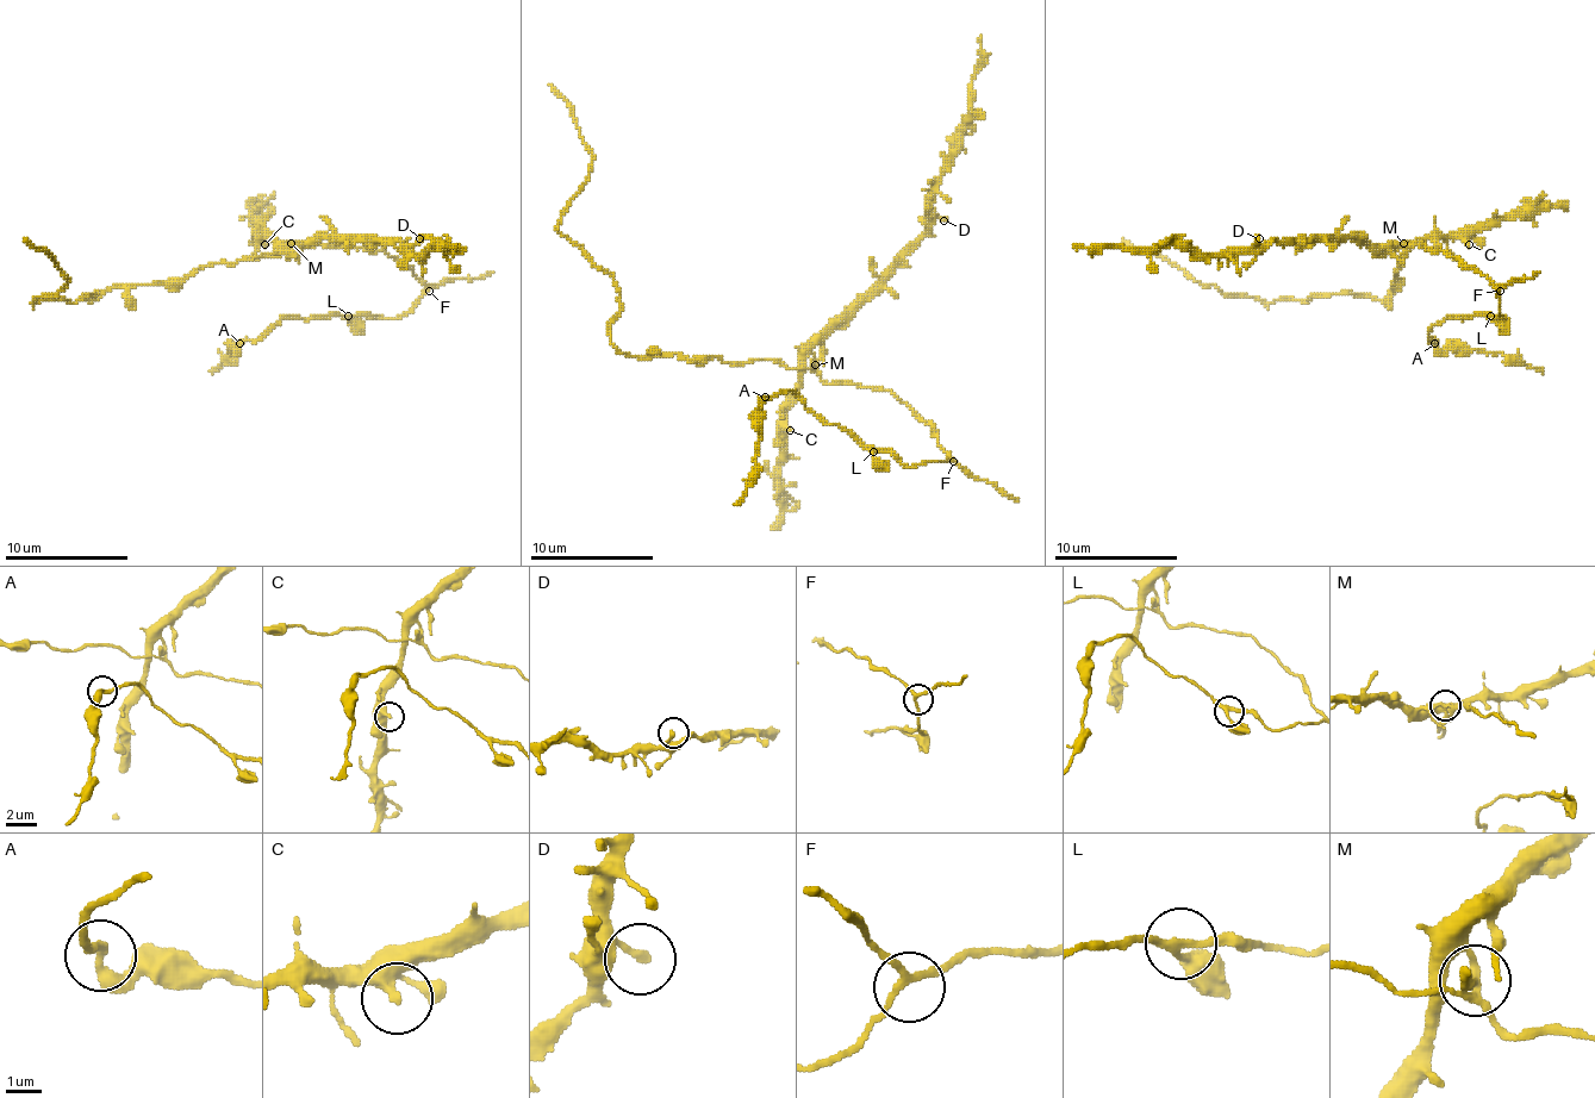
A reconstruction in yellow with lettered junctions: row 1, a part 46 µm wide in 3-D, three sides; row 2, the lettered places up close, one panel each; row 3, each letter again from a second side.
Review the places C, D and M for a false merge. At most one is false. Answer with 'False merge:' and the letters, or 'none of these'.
False merge: M

